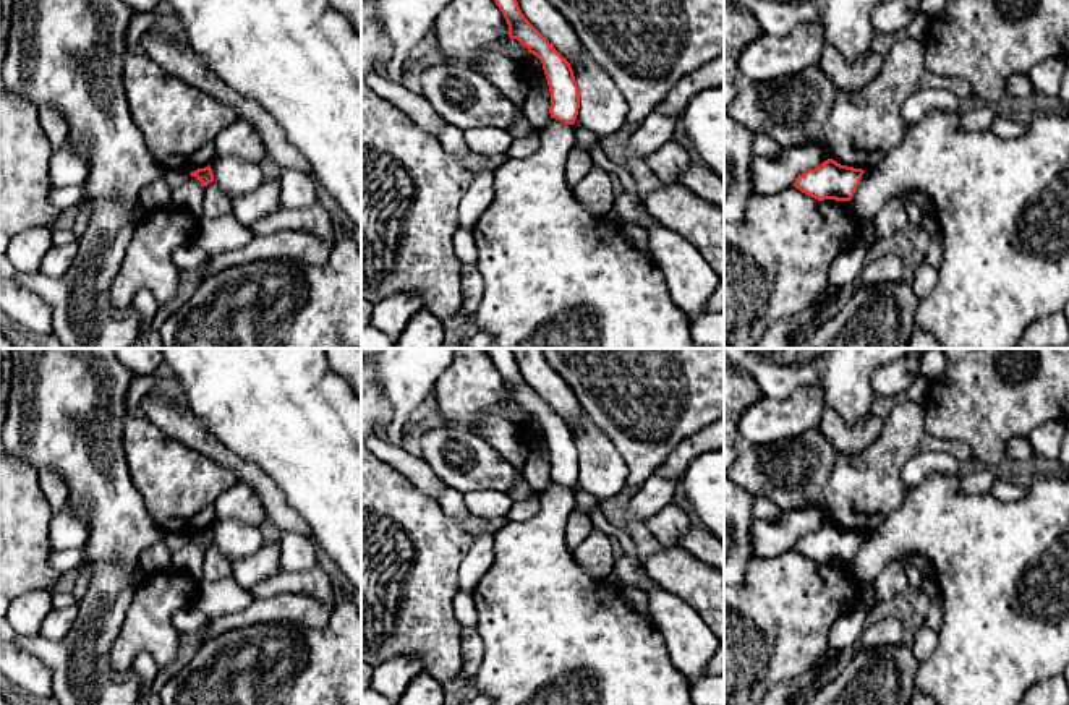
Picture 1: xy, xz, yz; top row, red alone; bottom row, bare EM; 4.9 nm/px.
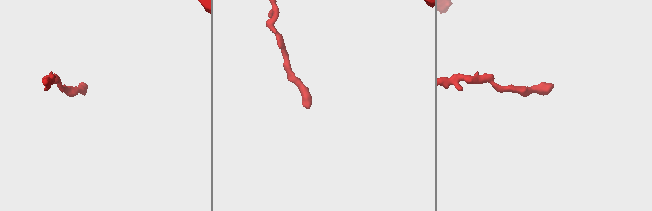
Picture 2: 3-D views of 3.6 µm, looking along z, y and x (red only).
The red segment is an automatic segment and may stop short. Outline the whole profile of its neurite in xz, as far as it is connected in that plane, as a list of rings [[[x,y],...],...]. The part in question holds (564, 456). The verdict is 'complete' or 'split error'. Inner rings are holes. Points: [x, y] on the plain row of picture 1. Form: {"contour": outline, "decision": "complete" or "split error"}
{"contour": [[[488,348],[488,352],[509,387],[509,400],[523,407],[543,426],[551,455],[551,481],[573,488],[580,472],[580,454],[570,426],[525,381],[512,348]]], "decision": "complete"}

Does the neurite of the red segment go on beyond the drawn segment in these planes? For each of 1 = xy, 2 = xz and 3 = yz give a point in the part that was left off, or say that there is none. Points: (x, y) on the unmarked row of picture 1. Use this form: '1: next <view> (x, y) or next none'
1: next none
2: next none
3: next none

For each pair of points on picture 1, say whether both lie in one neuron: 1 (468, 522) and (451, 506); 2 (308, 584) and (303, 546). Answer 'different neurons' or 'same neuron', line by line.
1: same neuron
2: different neurons

